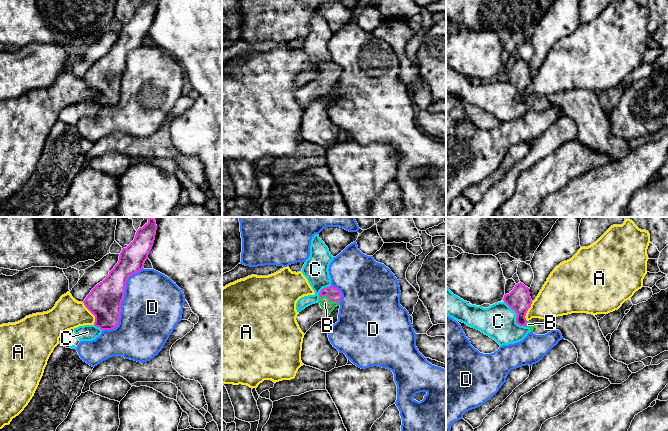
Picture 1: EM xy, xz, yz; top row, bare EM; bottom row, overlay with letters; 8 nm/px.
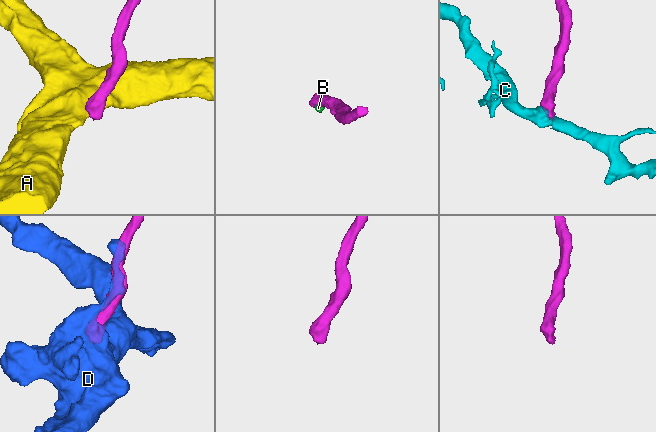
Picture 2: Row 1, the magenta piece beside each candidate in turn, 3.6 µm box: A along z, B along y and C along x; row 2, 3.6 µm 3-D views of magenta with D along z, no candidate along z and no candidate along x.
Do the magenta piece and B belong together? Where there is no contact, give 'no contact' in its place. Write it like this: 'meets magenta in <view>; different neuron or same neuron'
meets magenta in xz; same neuron

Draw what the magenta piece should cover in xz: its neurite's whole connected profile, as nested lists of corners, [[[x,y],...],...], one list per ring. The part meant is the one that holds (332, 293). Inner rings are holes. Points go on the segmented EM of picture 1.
[[[332,285],[323,288],[319,293],[319,301],[299,312],[296,321],[301,331],[306,332],[317,322],[325,320],[335,307],[339,306],[342,294]]]

